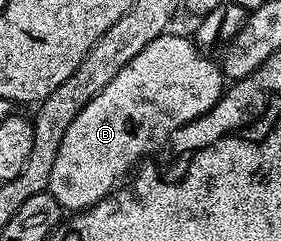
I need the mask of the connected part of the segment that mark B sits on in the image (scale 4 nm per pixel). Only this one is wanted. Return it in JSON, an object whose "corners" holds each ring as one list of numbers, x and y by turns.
{"corners":[[168,32,162,34,153,44,141,48,81,112,65,128,65,140,61,140,61,148,57,148,57,160,53,160,53,176,49,176,47,190,55,197,57,204,64,211,78,212,96,206,103,198,107,198,144,160,150,159,160,148,166,147,170,137,185,124,197,120,217,100,223,96,225,79,223,71,215,66,210,57,204,54,190,37,182,38,179,34]]}

